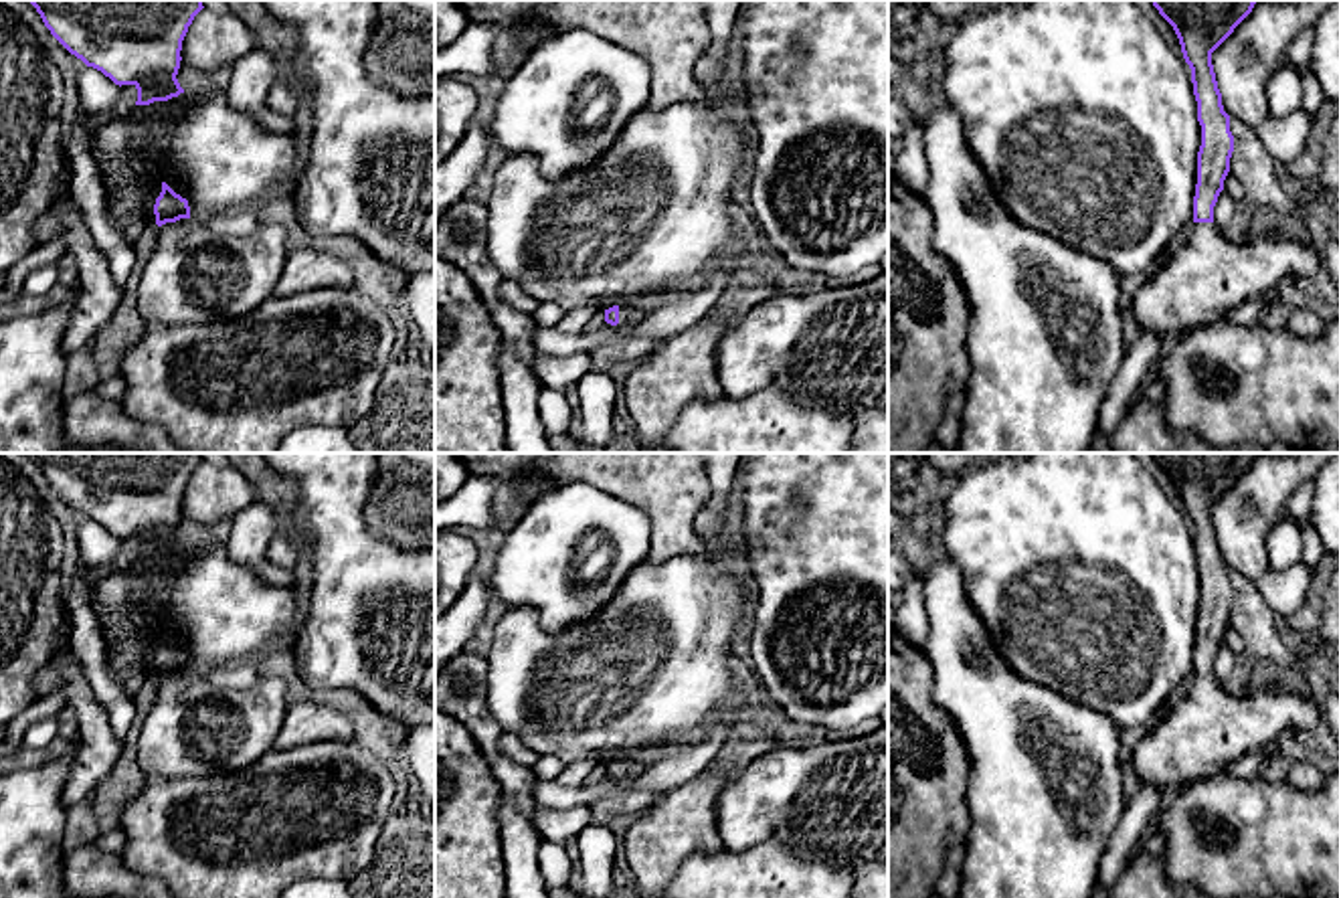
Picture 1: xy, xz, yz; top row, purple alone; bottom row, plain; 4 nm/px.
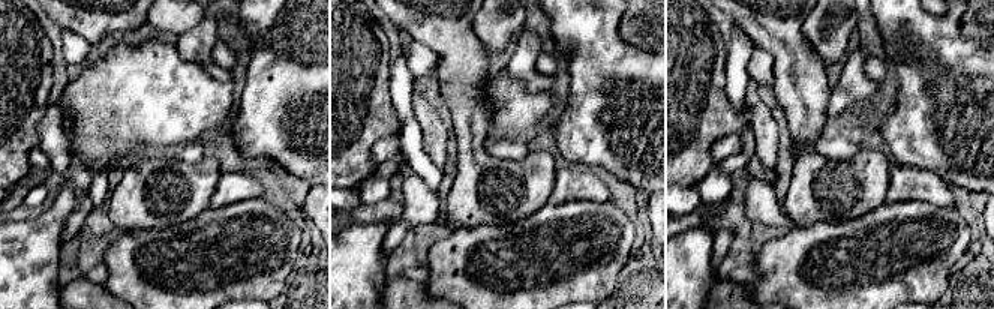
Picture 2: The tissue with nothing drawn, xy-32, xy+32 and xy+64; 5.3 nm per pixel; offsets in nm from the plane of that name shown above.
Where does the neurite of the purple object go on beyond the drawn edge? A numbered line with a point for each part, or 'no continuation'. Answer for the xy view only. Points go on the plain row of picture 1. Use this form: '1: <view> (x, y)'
1: xy (195, 729)

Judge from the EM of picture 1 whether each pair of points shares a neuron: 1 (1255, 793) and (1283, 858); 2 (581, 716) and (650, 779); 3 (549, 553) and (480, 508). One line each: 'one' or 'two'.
1: one
2: two
3: two

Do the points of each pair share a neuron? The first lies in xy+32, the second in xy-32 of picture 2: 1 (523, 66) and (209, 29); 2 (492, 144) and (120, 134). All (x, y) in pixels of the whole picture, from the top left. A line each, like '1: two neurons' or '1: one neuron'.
1: one neuron
2: two neurons

